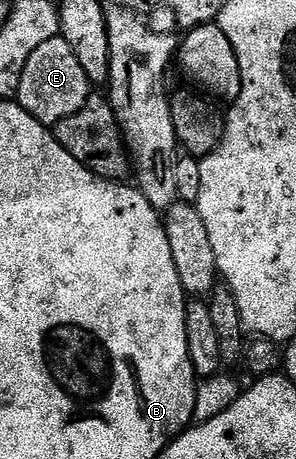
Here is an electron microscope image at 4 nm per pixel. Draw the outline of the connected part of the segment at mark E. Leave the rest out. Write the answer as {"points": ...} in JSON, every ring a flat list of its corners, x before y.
{"points":[[58,35,44,42,30,55,22,73,18,103,35,120,41,122,65,120,87,102,89,97,87,88,90,88,90,82,82,70,82,62,78,62,70,42,66,42,63,36]]}

